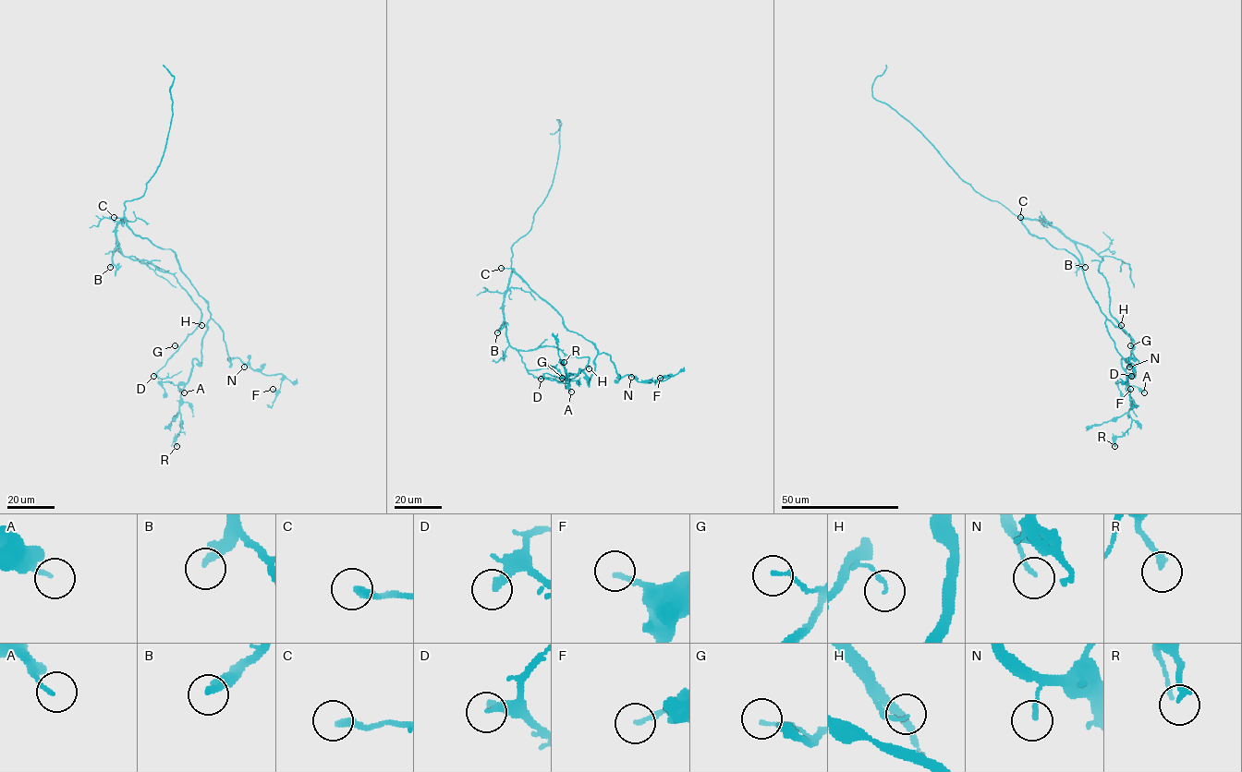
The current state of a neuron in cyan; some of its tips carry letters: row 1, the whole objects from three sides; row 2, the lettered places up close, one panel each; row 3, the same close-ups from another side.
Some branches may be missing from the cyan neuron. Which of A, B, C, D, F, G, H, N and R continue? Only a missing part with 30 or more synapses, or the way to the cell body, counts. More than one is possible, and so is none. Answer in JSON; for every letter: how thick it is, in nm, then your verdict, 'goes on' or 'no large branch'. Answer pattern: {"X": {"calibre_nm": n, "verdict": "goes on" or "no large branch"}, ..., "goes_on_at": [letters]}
{"A": {"calibre_nm": 120, "verdict": "no large branch"}, "B": {"calibre_nm": 280, "verdict": "goes on"}, "C": {"calibre_nm": 280, "verdict": "no large branch"}, "D": {"calibre_nm": 280, "verdict": "no large branch"}, "F": {"calibre_nm": 180, "verdict": "no large branch"}, "G": {"calibre_nm": 120, "verdict": "no large branch"}, "H": {"calibre_nm": 120, "verdict": "no large branch"}, "N": {"calibre_nm": 140, "verdict": "no large branch"}, "R": {"calibre_nm": 200, "verdict": "no large branch"}, "goes_on_at": ["B"]}

